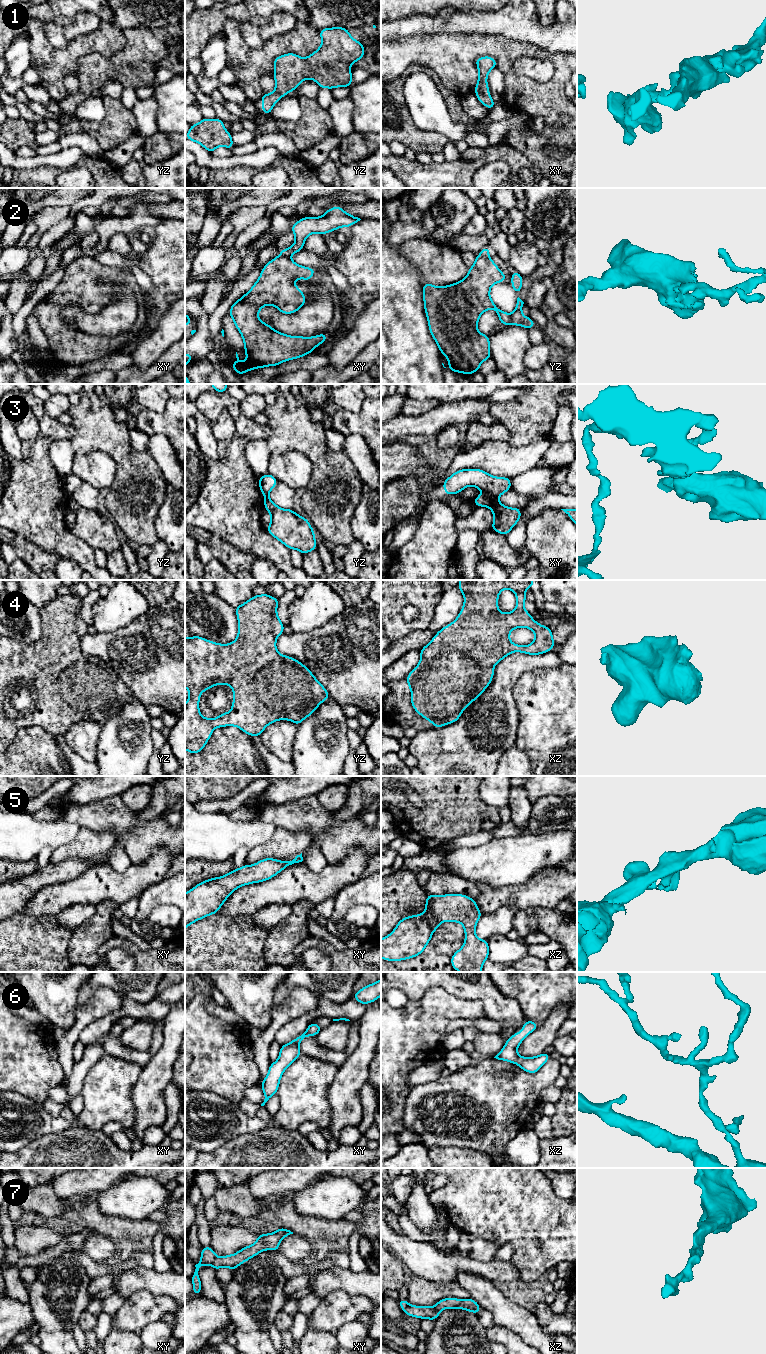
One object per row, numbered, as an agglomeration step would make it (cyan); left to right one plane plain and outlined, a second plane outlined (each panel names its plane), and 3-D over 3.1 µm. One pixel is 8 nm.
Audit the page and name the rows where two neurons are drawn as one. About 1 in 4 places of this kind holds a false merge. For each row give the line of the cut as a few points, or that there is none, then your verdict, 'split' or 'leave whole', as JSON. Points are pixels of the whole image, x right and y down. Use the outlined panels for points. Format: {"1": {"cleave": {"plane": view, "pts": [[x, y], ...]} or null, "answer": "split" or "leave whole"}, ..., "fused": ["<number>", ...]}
{"1": {"cleave": null, "answer": "leave whole"}, "2": {"cleave": {"plane": "yz", "pts": [[479, 254], [488, 258]]}, "answer": "split"}, "3": {"cleave": {"plane": "xy", "pts": [[485, 493], [496, 497]]}, "answer": "split"}, "4": {"cleave": null, "answer": "leave whole"}, "5": {"cleave": null, "answer": "leave whole"}, "6": {"cleave": null, "answer": "leave whole"}, "7": {"cleave": null, "answer": "leave whole"}, "fused": ["2", "3"]}

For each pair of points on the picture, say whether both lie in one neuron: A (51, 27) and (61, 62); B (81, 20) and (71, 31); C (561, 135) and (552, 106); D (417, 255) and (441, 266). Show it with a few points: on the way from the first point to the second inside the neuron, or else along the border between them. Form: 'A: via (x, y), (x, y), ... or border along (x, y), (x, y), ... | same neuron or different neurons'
A: border along (44, 28), (52, 45), (64, 48), (68, 44) | different neurons
B: via (79, 23), (74, 28) | same neuron
C: border along (546, 124), (566, 129) | different neurons
D: via (423, 255), (435, 260) | same neuron

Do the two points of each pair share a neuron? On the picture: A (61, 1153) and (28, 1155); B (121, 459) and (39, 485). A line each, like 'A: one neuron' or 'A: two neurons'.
A: one neuron
B: two neurons

